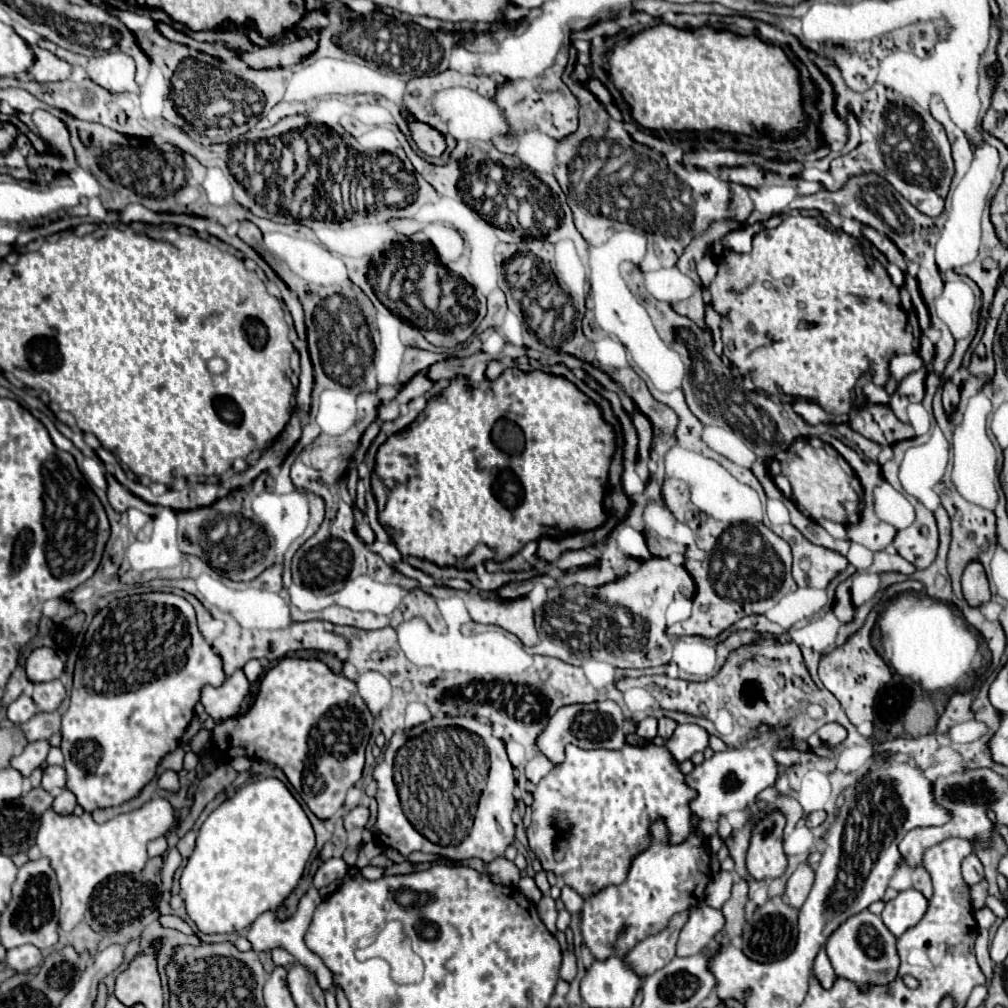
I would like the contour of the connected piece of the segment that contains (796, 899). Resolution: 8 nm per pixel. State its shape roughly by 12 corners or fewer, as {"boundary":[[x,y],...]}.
{"boundary":[[801,863],[787,881],[787,901],[799,909],[815,881],[809,863]]}

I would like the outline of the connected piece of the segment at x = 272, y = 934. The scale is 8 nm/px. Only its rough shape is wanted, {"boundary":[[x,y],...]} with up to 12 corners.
{"boundary":[[317,889],[301,897],[289,919],[265,911],[251,925],[253,951],[287,949],[317,973],[321,989],[333,991],[333,973],[305,945]]}

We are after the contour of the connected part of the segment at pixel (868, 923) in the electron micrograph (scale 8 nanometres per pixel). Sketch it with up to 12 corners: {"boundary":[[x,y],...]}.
{"boundary":[[863,911],[825,943],[839,977],[861,991],[899,973],[897,939]]}

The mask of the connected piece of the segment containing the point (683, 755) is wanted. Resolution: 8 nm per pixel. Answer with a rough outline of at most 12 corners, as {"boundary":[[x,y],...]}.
{"boundary":[[679,725],[667,741],[683,763],[709,747],[709,733],[699,725]]}

